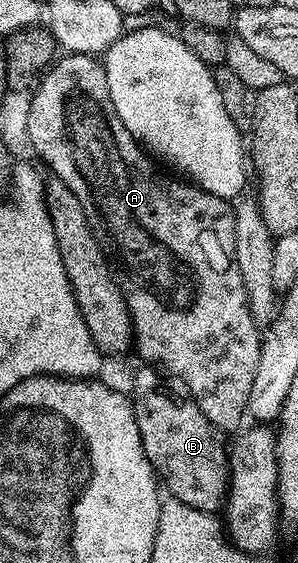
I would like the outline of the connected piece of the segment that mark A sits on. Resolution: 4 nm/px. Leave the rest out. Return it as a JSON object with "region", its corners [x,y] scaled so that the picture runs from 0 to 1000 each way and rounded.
{"region":[[[221,94],[215,99],[195,101],[138,133],[104,172],[111,176],[97,181],[97,204],[84,210],[84,238],[97,243],[114,270],[178,300],[171,304],[174,314],[225,327],[225,334],[238,334],[238,341],[252,341],[265,362],[279,362],[279,377],[295,384],[299,403],[326,417],[339,435],[352,439],[362,456],[396,474],[406,471],[419,478],[409,487],[403,481],[399,506],[433,549],[433,563],[446,568],[456,627],[466,625],[480,634],[530,643],[530,647],[513,645],[530,652],[557,650],[597,671],[591,677],[644,703],[654,718],[668,718],[681,739],[695,739],[695,746],[708,746],[708,753],[728,764],[765,767],[765,764],[785,762],[782,766],[792,766],[799,762],[792,757],[809,748],[826,748],[829,742],[842,682],[856,682],[856,654],[869,654],[869,625],[876,623],[883,593],[862,572],[846,565],[829,513],[815,508],[802,471],[792,467],[785,368],[758,353],[674,337],[631,321],[591,323],[587,318],[564,316],[560,311],[527,304],[523,291],[530,293],[530,290],[490,272],[470,252],[450,249],[440,234],[426,234],[413,213],[399,213],[399,206],[386,199],[386,185],[372,178],[372,156],[359,156],[349,115],[315,98]]]}

